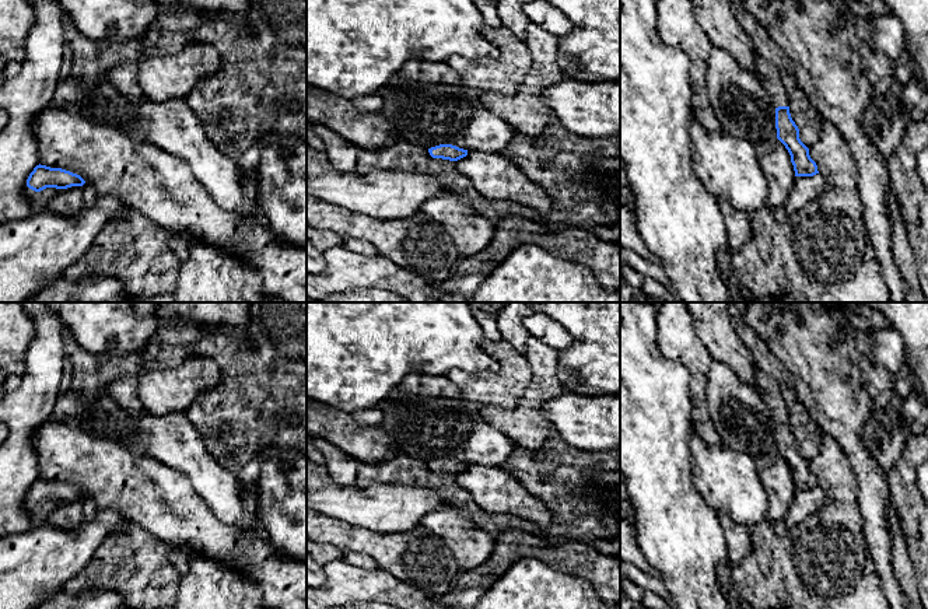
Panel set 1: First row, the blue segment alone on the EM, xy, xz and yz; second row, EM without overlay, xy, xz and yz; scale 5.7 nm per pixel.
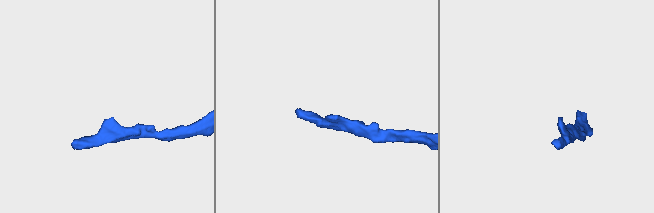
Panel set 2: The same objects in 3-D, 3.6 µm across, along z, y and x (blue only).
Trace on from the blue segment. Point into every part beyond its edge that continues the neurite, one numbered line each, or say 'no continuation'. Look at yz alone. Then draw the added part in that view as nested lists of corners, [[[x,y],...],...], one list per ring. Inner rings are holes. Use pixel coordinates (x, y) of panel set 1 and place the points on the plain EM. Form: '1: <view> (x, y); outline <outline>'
1: yz (767, 385); outline [[[761,368],[754,370],[756,386],[760,392],[764,403],[771,410],[771,417],[774,421],[788,420],[788,409],[782,400],[780,386],[777,379],[766,374]]]

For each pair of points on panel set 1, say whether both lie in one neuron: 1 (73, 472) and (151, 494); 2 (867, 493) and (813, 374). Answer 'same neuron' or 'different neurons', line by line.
1: same neuron
2: same neuron

